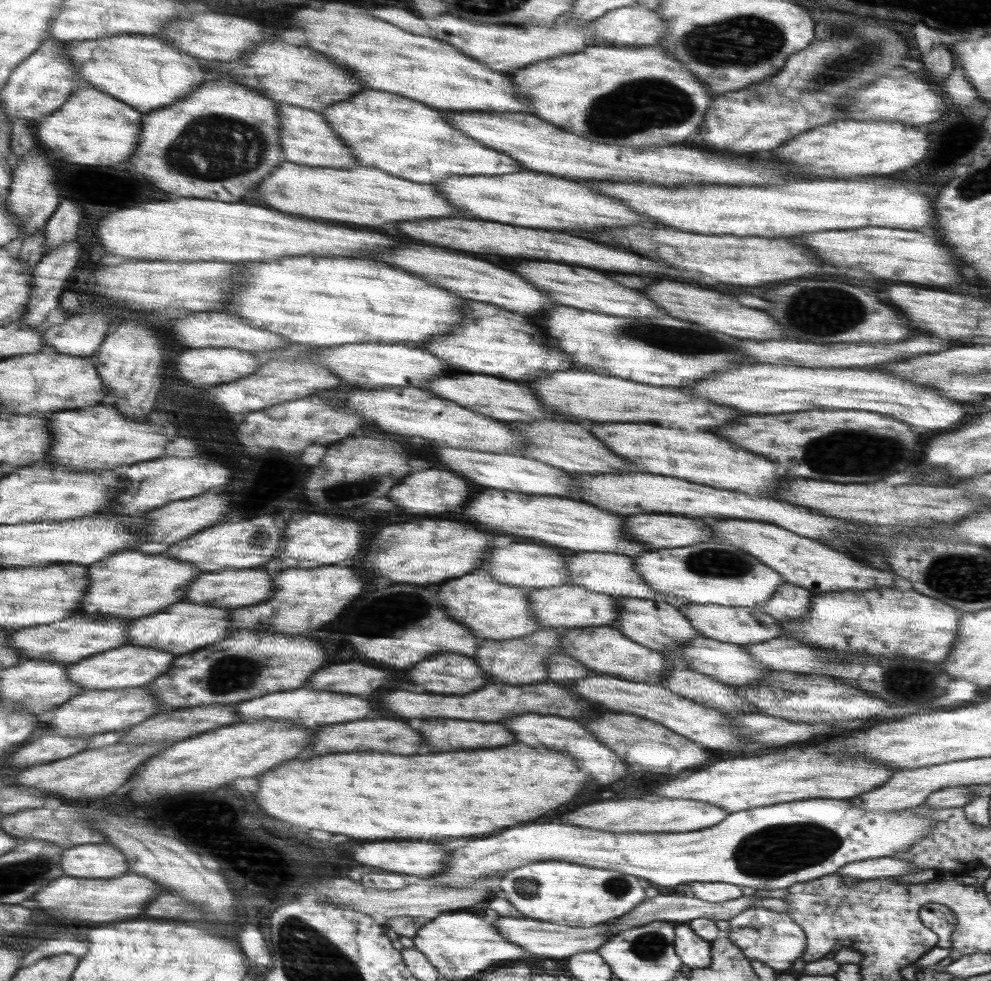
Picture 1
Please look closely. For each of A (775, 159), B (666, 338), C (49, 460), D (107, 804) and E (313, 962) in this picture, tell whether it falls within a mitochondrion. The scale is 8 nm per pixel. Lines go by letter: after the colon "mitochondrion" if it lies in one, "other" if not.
A: other
B: mitochondrion
C: other
D: other
E: mitochondrion

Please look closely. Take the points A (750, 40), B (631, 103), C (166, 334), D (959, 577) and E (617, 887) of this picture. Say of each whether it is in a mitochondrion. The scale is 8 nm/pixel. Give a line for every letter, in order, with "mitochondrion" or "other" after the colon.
A: mitochondrion
B: mitochondrion
C: other
D: mitochondrion
E: mitochondrion

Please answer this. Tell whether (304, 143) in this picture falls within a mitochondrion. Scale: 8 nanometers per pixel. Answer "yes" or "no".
no

